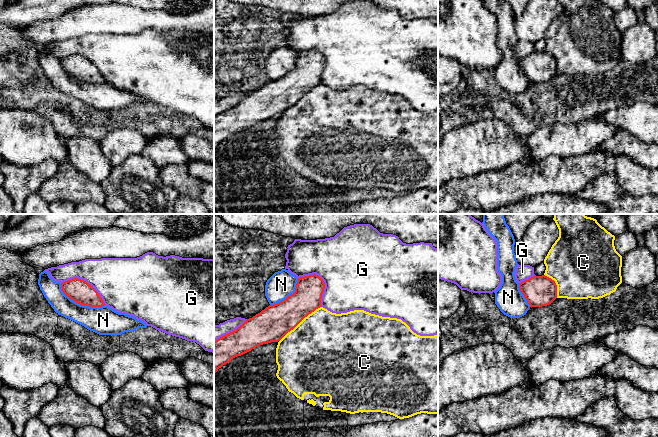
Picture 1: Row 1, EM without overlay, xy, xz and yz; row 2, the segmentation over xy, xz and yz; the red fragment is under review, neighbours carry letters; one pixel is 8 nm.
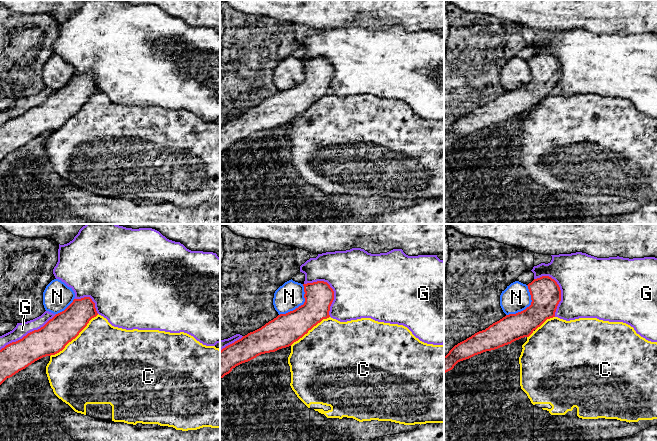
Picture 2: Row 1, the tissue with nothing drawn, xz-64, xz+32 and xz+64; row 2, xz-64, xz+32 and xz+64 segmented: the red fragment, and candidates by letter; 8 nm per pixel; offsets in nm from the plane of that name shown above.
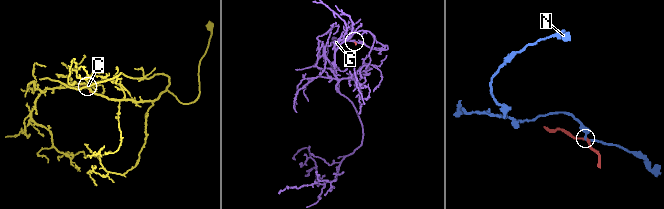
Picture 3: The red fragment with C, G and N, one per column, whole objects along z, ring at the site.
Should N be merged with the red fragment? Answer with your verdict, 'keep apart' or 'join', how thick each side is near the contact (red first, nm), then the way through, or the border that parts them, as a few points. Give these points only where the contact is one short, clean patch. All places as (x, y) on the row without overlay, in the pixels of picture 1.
keep apart; calibres 180 and 220 nm

